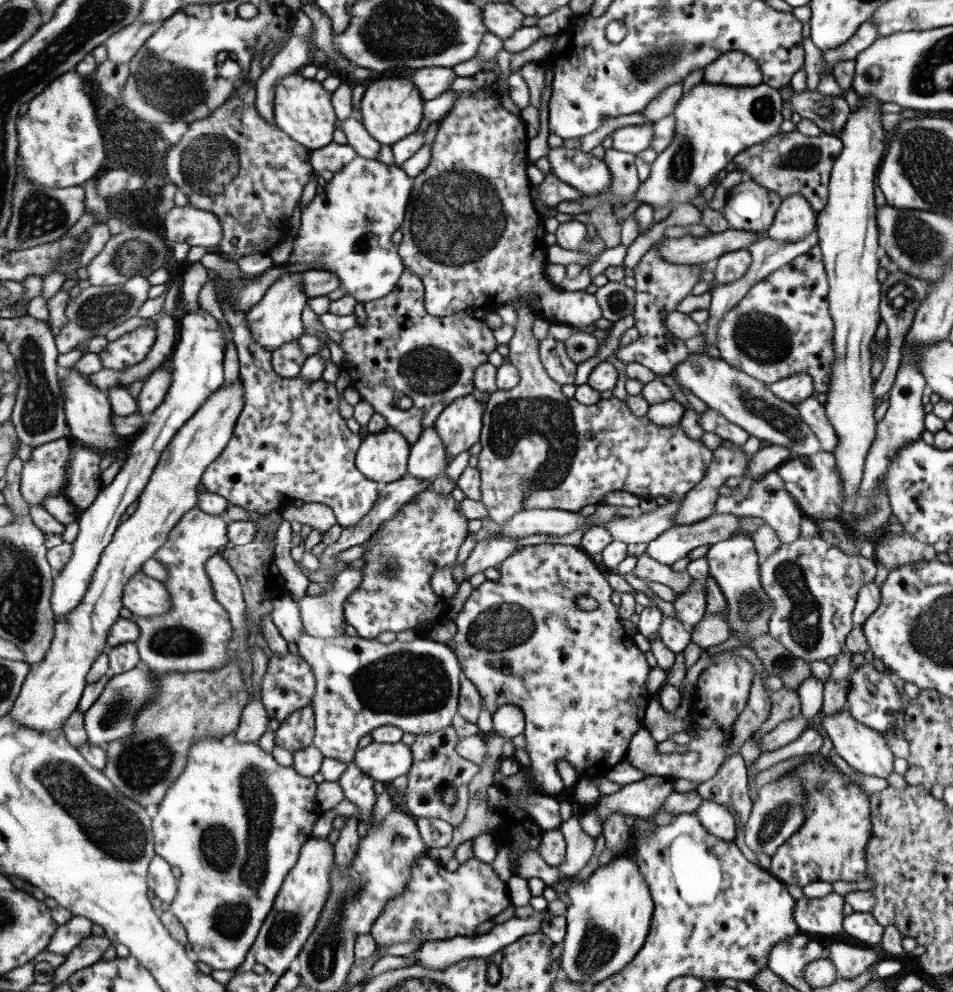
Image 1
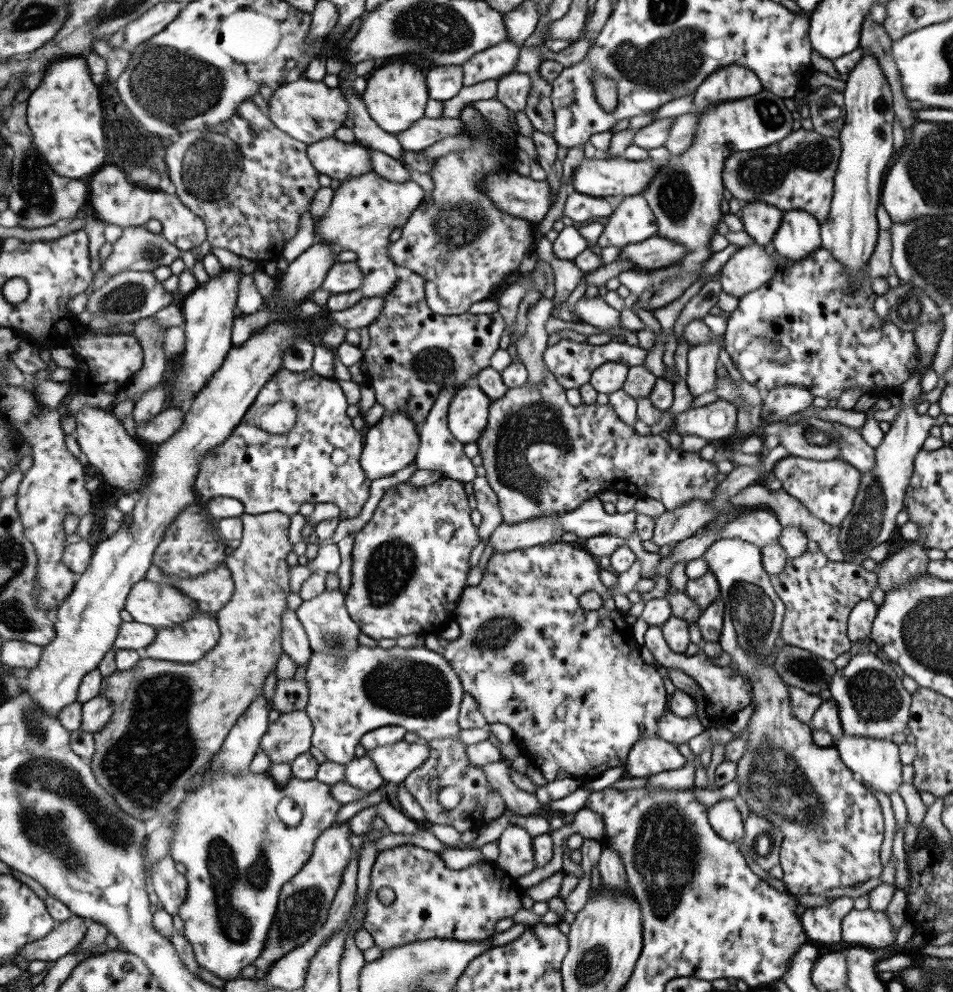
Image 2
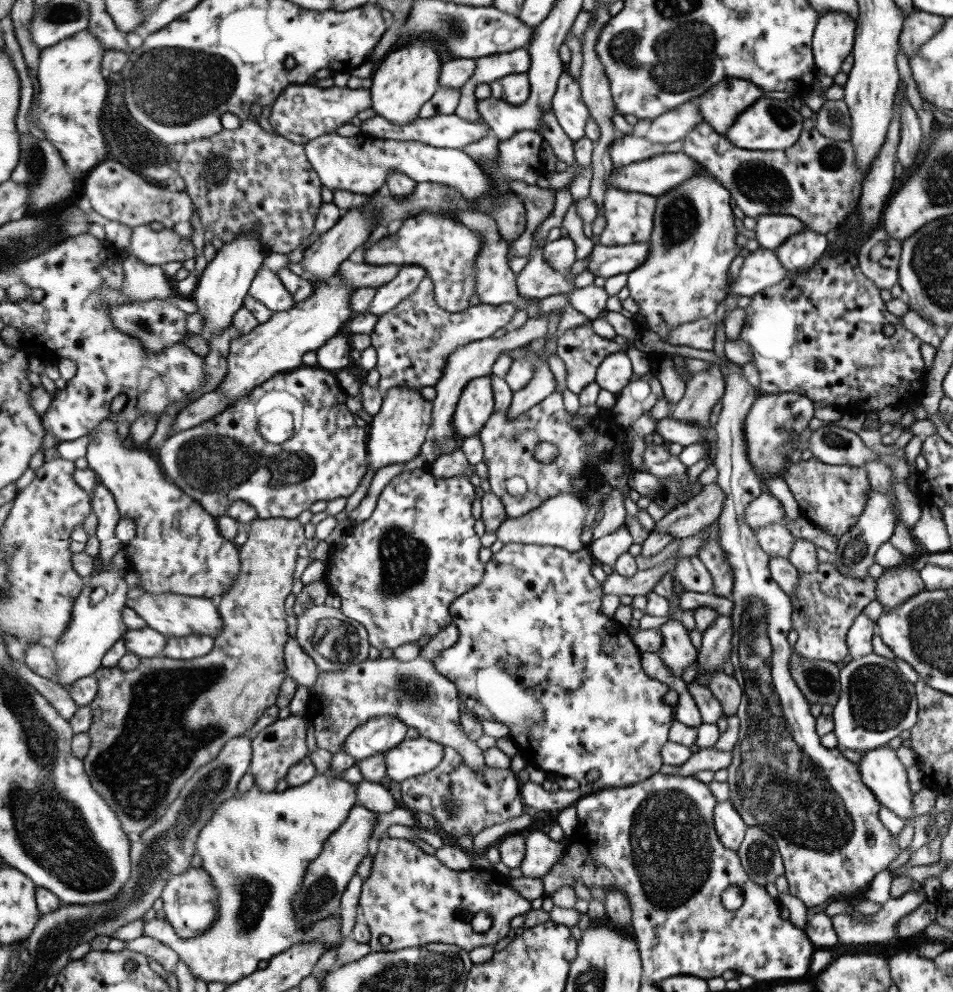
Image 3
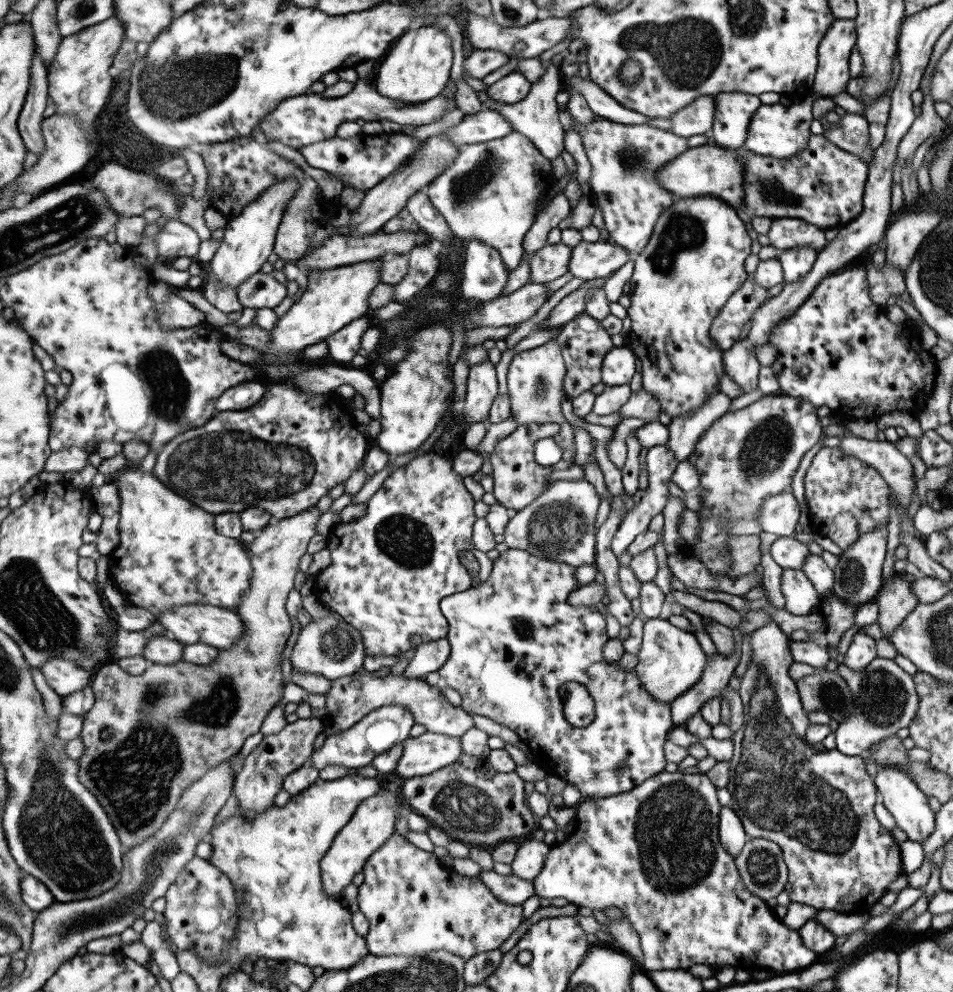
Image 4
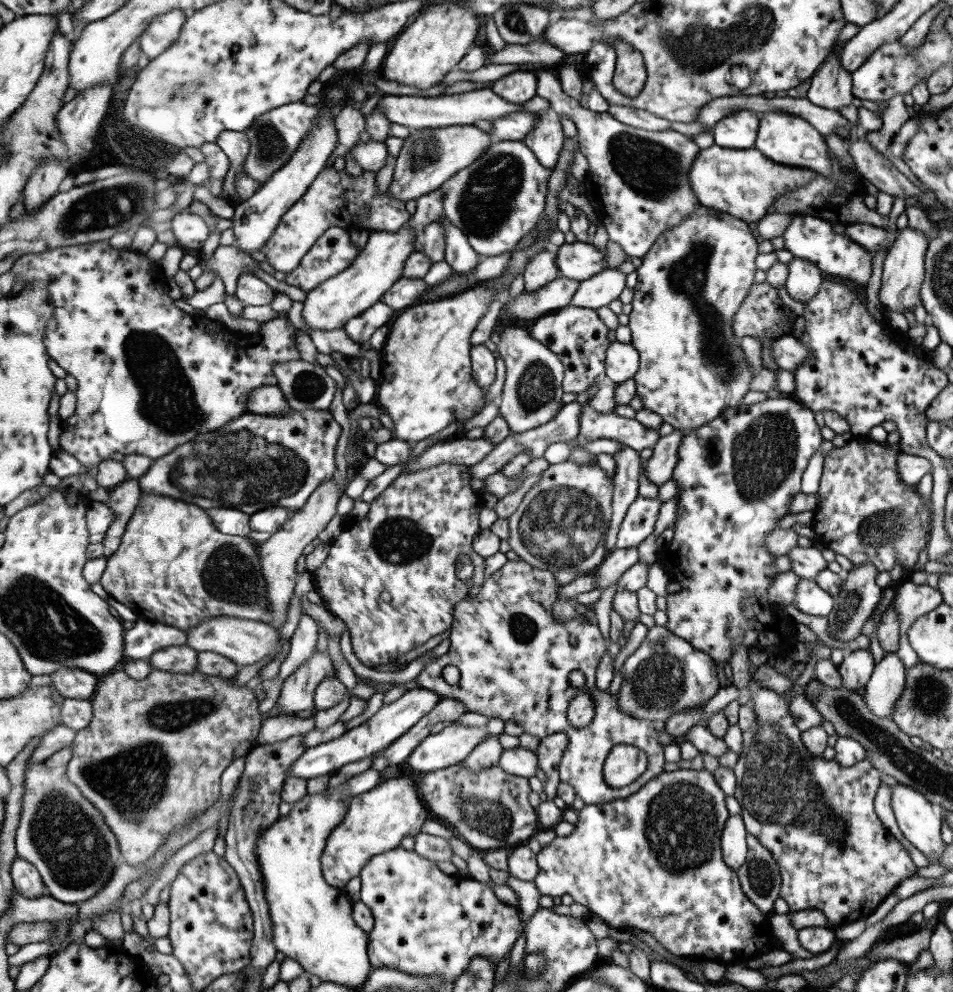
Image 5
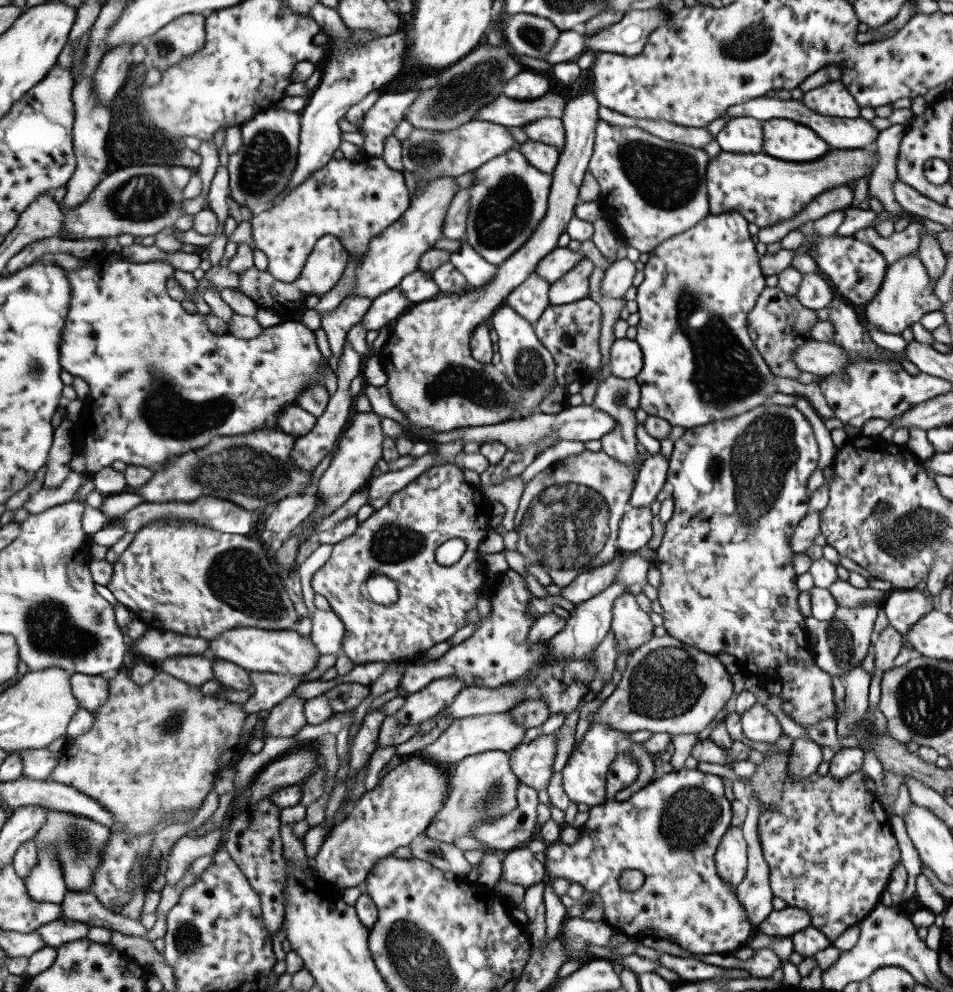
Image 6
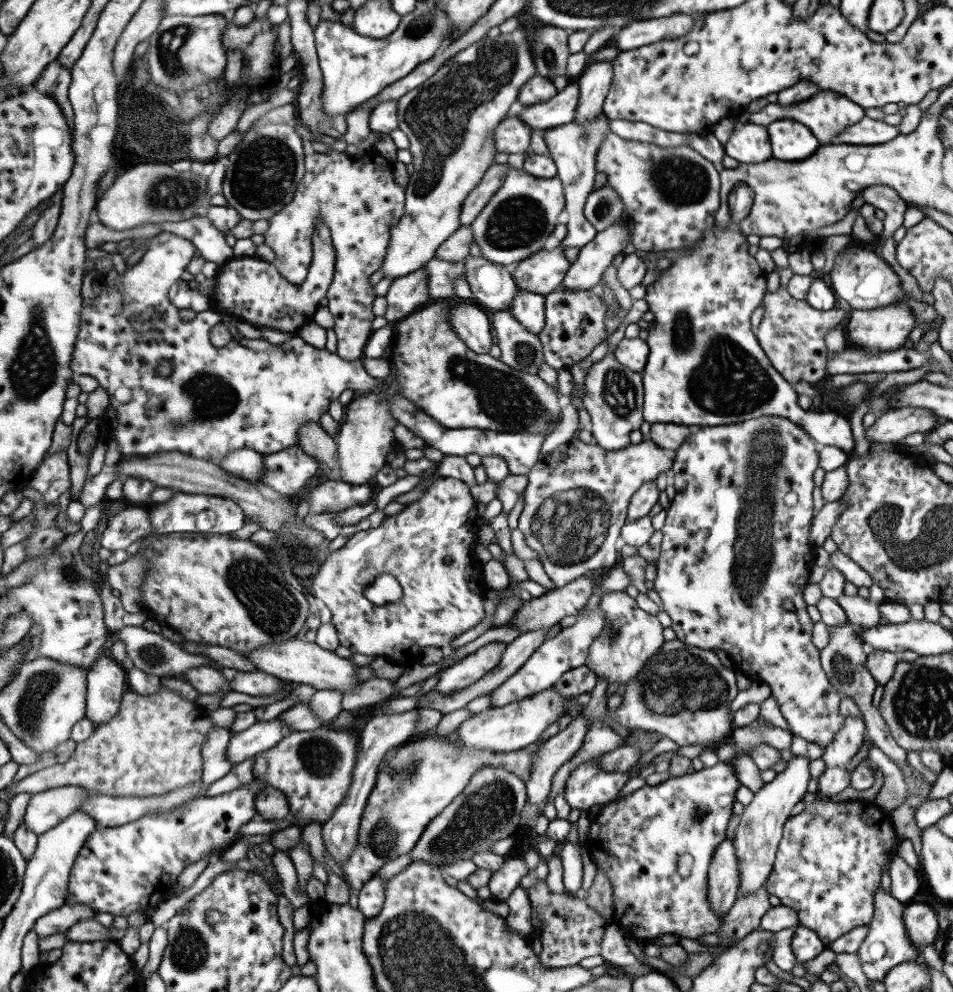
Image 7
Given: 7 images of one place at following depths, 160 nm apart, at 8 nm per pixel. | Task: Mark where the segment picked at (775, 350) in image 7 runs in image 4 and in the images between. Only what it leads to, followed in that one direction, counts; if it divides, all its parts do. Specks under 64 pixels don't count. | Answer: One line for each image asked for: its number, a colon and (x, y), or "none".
4: (731, 321)
5: (759, 313)
6: (781, 324)

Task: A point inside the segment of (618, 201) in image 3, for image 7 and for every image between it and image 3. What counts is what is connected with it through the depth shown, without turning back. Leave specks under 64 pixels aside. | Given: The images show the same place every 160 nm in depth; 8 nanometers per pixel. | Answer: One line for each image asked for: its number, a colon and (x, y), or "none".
4: (623, 158)
5: (637, 183)
6: (651, 189)
7: (672, 193)

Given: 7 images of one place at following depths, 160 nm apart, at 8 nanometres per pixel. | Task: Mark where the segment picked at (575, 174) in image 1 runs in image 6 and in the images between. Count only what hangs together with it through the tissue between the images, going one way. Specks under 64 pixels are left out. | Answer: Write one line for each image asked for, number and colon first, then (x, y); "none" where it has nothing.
2: (612, 178)
3: (657, 175)
4: (707, 170)
5: (743, 183)
6: (764, 190)

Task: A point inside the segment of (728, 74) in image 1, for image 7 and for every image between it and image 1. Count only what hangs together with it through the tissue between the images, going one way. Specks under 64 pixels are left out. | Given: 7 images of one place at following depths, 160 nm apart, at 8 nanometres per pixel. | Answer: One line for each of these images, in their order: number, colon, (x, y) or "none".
2: (732, 82)
3: (720, 105)
4: (732, 111)
5: (737, 131)
6: (741, 135)
7: (749, 143)

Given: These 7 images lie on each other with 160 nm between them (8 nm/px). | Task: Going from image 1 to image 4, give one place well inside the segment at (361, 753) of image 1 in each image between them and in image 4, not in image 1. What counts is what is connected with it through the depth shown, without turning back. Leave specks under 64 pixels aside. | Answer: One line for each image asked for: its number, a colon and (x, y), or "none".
2: (396, 762)
3: (414, 757)
4: (426, 754)

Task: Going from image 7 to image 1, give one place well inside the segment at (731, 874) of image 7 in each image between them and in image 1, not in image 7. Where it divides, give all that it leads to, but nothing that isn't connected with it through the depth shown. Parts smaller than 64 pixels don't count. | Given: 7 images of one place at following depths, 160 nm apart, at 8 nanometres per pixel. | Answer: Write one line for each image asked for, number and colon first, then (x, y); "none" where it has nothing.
1: (715, 818)
2: (725, 820)
3: (729, 827)
4: (731, 836)
5: (733, 848)
6: (730, 856)

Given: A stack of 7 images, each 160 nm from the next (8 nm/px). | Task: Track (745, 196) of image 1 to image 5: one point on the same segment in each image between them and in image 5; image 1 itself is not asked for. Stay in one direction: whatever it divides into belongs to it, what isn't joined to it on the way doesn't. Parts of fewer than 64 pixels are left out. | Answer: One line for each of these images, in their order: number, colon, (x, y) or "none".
2: (760, 221)
3: (771, 230)
4: (784, 233)
5: (809, 238)

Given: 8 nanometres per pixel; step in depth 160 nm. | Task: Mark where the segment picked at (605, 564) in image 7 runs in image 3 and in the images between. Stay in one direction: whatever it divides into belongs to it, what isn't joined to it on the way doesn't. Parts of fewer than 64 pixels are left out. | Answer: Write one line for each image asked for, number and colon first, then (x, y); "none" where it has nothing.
3: (557, 522)
4: (557, 525)
5: (560, 524)
6: (567, 518)

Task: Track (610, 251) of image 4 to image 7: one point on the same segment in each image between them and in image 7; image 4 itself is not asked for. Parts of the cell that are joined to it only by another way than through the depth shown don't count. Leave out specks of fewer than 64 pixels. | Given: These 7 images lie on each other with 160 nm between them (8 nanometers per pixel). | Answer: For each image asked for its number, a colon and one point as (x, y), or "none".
5: (578, 261)
6: (552, 266)
7: (542, 272)

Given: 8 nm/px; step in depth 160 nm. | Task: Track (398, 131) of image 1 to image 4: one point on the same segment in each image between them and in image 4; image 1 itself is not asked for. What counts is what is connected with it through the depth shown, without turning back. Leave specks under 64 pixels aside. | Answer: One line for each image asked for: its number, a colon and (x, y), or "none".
2: (396, 96)
3: (403, 81)
4: (415, 69)

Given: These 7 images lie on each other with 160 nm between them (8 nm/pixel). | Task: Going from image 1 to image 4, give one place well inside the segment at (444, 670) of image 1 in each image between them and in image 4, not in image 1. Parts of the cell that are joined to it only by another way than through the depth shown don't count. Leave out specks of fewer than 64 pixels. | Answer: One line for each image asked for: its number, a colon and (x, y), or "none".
2: (416, 688)
3: (413, 691)
4: (351, 698)

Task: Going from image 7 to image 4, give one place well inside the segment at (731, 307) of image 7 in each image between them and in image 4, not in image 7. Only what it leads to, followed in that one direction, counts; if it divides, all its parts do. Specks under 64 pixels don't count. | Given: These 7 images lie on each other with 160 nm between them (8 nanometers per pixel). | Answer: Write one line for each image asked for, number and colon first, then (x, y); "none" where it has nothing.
4: (693, 262)
5: (692, 280)
6: (698, 364)

